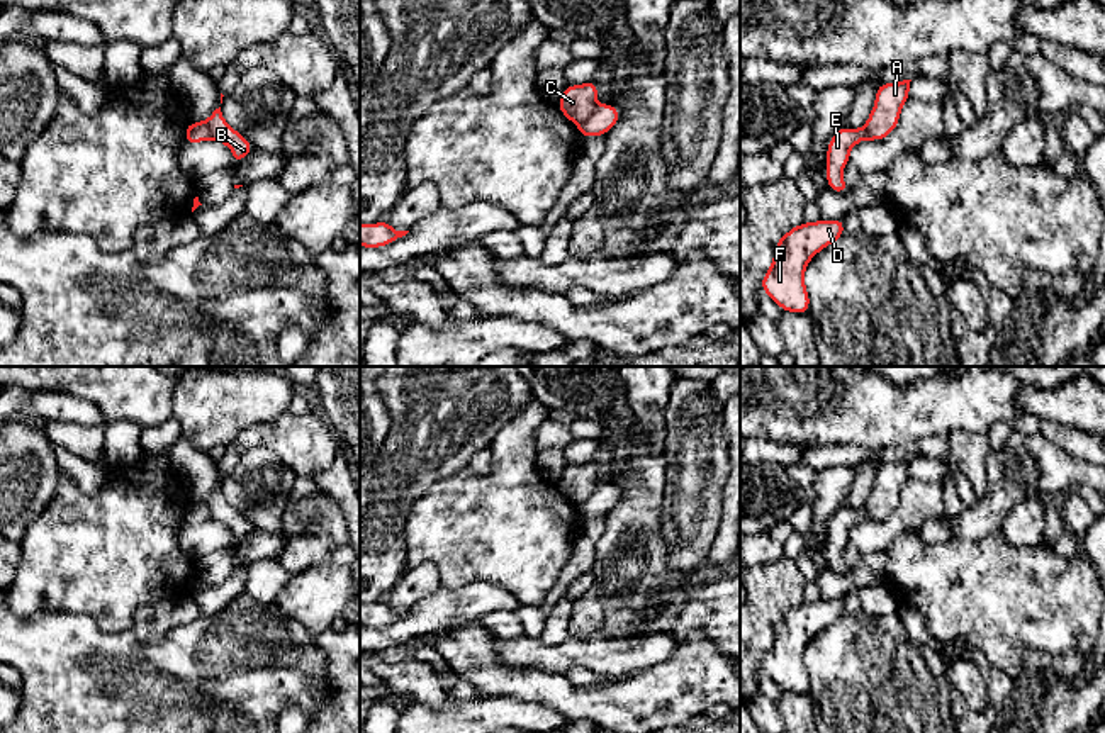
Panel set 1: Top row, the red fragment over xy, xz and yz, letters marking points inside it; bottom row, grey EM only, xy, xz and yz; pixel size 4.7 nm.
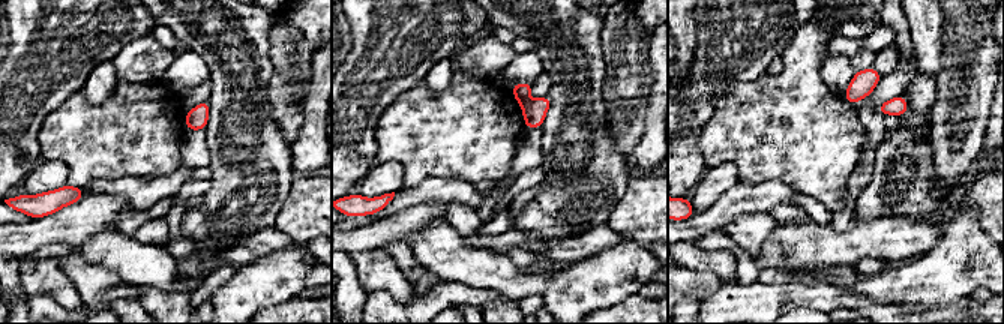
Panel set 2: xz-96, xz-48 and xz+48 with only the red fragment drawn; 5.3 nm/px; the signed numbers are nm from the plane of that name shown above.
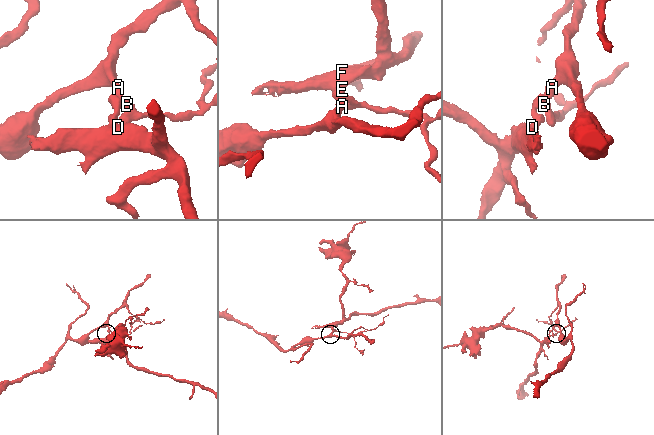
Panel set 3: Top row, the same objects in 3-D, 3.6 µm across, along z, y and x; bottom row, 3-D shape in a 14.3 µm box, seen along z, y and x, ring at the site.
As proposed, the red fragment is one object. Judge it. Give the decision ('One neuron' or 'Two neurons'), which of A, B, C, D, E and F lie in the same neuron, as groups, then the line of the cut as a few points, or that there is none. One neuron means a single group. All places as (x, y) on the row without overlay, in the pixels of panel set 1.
Two neurons. Groups: A B / C D E F. Split along xz (598, 486), (579, 506)

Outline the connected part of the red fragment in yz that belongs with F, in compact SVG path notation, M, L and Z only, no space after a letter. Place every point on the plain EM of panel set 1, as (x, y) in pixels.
M844 599L803 602L791 607L774 626L771 648L760 669L784 691L810 694L805 650L811 638L845 613Z

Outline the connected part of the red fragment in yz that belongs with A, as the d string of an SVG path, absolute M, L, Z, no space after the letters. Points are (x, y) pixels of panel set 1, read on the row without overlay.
M910 462L879 463L866 509L871 521L883 521L900 502L901 487L910 478Z

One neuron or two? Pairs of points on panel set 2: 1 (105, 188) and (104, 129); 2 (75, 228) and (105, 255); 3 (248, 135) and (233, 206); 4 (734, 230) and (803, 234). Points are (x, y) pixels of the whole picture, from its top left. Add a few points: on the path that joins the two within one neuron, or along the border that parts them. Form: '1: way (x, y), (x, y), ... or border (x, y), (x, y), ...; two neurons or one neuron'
1: border (140, 176), (92, 179), (83, 188); two neurons
2: border (116, 228), (99, 231), (78, 246); two neurons
3: way (245, 153), (236, 162), (231, 188); one neuron
4: border (778, 222), (754, 257); two neurons

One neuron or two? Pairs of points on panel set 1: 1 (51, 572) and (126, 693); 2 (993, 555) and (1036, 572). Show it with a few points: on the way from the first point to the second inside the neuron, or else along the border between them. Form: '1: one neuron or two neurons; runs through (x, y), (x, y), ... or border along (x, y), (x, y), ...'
1: two neurons; border along (36, 613), (84, 613), (102, 630), (112, 632)
2: one neuron; runs through (1004, 565), (1010, 572), (1026, 572)

